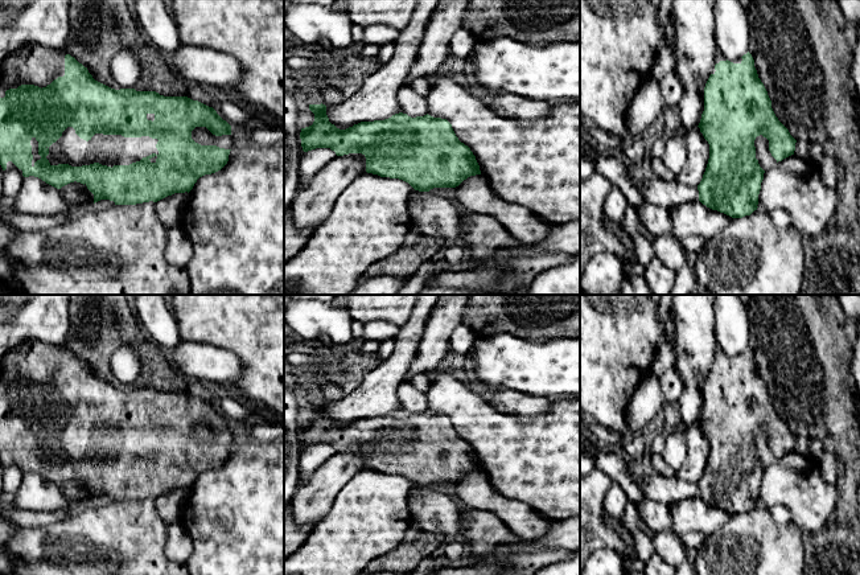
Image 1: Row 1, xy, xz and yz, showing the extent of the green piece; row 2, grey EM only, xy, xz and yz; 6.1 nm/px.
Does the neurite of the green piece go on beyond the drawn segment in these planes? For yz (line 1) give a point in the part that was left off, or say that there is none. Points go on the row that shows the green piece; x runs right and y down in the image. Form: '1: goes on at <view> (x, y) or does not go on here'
1: goes on at yz (762, 153)

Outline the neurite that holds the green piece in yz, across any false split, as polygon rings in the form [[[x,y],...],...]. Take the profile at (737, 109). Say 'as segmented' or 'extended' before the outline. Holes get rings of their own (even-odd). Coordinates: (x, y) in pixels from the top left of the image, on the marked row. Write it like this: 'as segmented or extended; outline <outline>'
extended; outline [[[713,48],[713,65],[704,87],[704,111],[698,127],[709,144],[708,164],[698,185],[699,201],[732,218],[750,215],[758,208],[764,173],[794,155],[797,140],[775,116],[749,52],[728,61]]]

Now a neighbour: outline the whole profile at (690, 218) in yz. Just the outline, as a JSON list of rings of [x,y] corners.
[[[699,200],[670,209],[670,219],[674,238],[698,235],[705,242],[720,235],[733,221],[732,217],[707,208]]]

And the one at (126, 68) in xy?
[[[124,49],[115,54],[111,74],[120,89],[133,89],[141,77],[143,56],[135,49]]]

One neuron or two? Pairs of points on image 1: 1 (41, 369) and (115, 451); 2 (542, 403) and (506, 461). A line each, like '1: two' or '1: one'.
1: one
2: two

